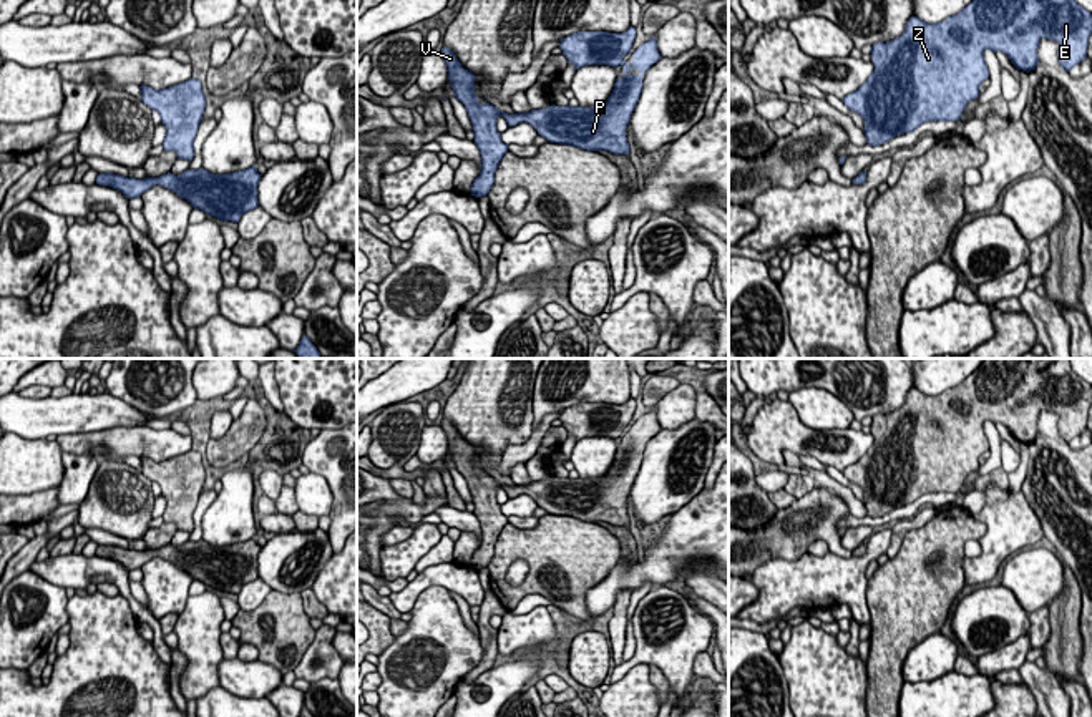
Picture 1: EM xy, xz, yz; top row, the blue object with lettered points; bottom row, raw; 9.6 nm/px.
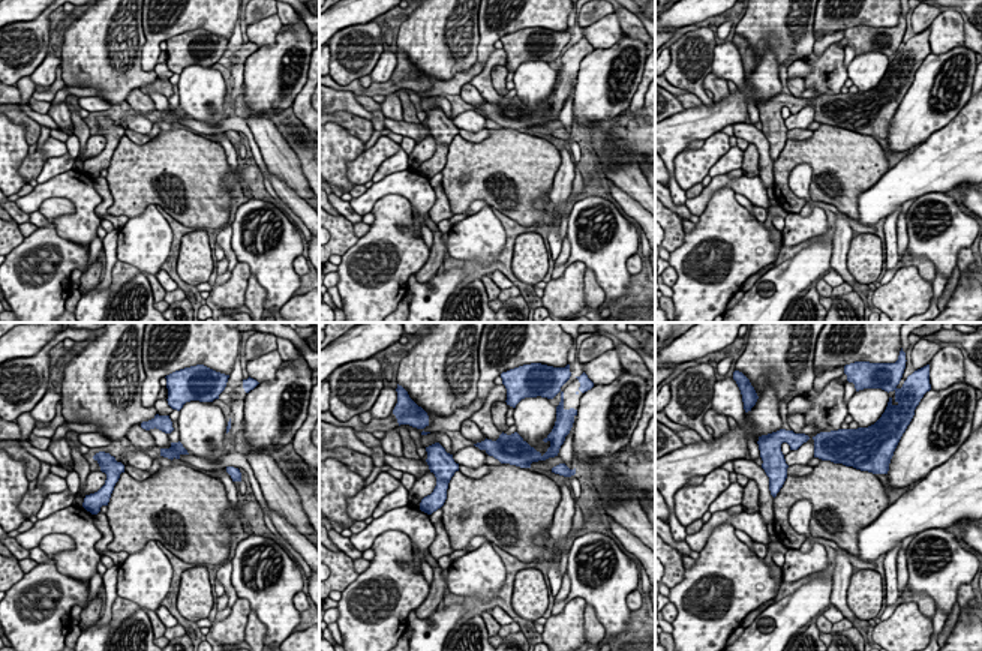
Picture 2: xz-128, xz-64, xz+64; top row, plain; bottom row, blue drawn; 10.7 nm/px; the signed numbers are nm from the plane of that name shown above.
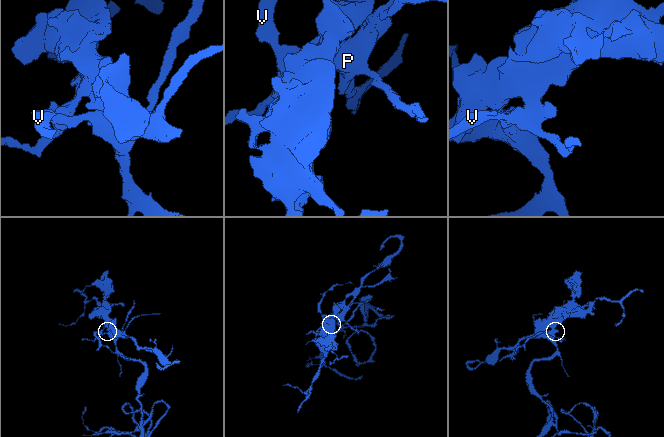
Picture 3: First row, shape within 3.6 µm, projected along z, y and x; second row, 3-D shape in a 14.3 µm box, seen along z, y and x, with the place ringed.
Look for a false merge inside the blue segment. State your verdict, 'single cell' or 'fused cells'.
single cell

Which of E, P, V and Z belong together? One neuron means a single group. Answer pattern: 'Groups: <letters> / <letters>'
Groups: E P V Z

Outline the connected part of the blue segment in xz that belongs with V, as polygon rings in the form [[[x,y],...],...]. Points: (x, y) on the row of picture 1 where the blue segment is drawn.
[[[636,28],[622,33],[578,32],[561,40],[559,48],[576,70],[587,65],[622,66],[622,78],[616,78],[614,90],[599,106],[556,106],[533,110],[531,113],[508,115],[490,103],[480,105],[475,93],[475,75],[461,66],[456,55],[443,46],[441,56],[448,66],[448,80],[458,101],[468,111],[473,124],[475,144],[481,154],[481,173],[471,184],[471,196],[490,193],[500,161],[508,153],[496,129],[496,118],[503,116],[508,126],[529,123],[549,143],[578,146],[587,151],[604,149],[614,154],[629,154],[626,128],[642,93],[642,78],[662,56],[656,37],[642,43],[629,65],[622,58],[631,51]]]

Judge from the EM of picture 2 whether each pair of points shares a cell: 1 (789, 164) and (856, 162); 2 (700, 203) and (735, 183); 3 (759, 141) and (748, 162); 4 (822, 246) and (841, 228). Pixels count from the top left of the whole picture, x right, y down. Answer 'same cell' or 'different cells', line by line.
1: same cell
2: same cell
3: different cells
4: different cells

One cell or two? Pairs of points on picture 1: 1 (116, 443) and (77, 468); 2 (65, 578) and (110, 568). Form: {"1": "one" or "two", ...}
{"1": "two", "2": "one"}

